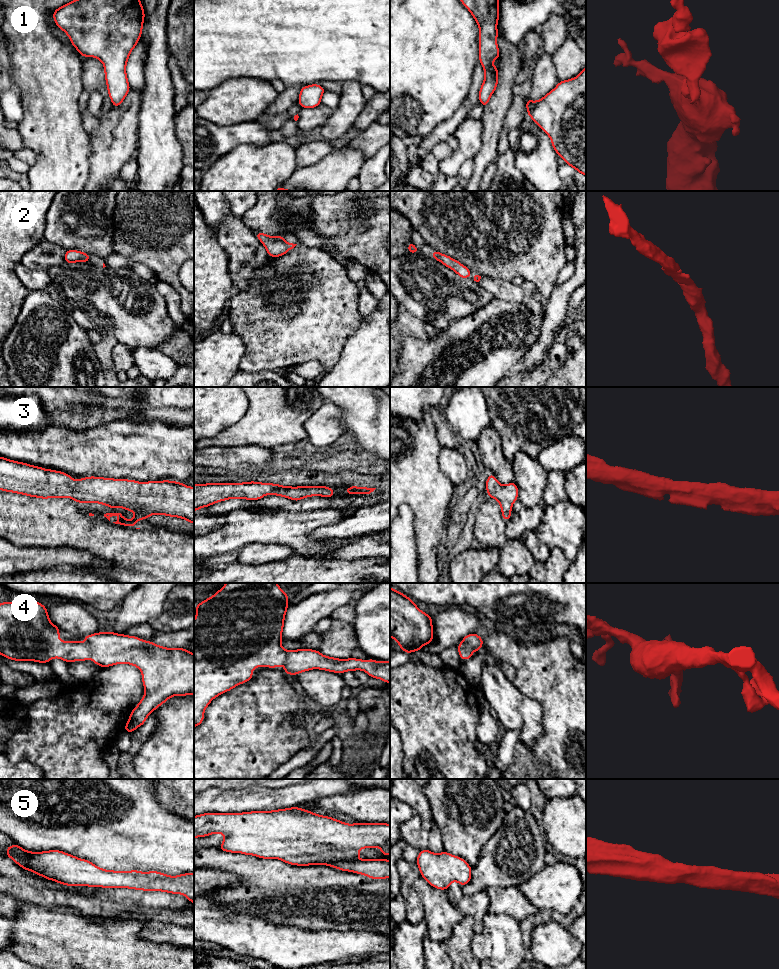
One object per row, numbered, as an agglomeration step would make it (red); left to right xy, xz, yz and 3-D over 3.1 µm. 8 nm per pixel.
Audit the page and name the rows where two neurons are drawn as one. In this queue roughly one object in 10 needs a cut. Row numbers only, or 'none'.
none

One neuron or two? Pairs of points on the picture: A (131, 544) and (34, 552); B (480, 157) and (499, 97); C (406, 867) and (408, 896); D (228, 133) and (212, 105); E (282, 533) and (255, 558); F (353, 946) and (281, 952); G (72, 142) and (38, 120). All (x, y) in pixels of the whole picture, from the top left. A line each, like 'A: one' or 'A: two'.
A: two
B: one
C: one
D: two
E: two
F: one
G: one

